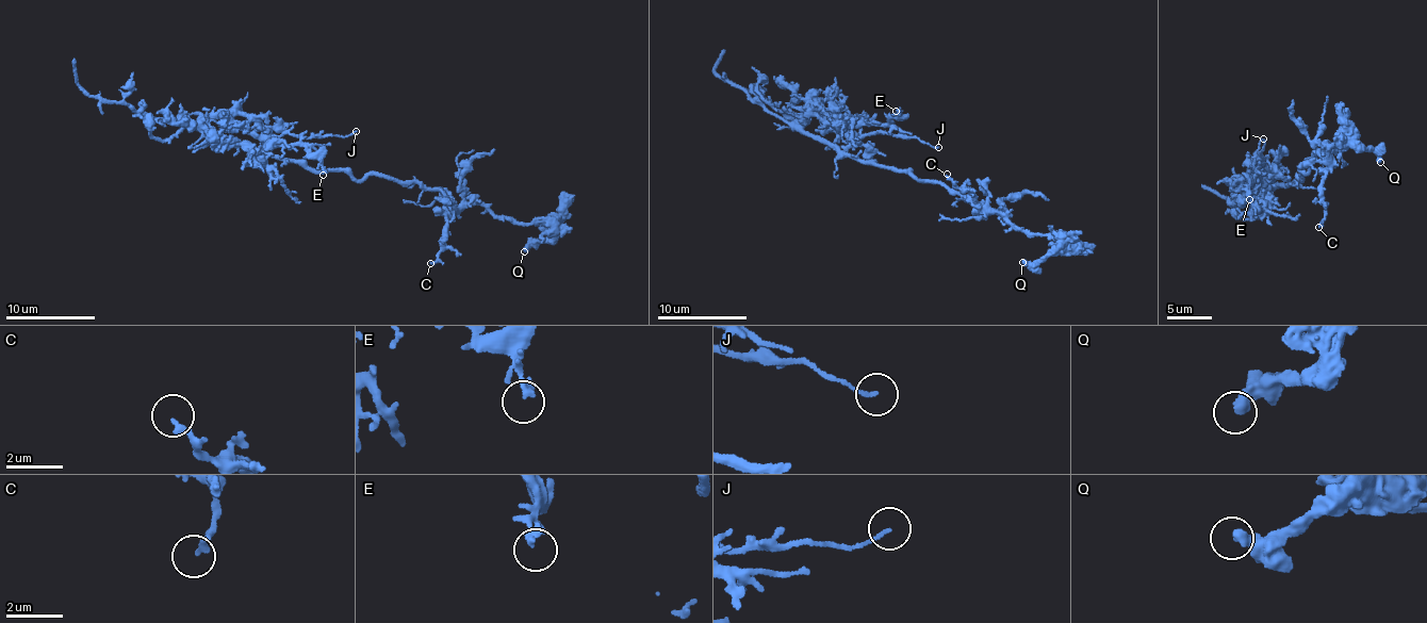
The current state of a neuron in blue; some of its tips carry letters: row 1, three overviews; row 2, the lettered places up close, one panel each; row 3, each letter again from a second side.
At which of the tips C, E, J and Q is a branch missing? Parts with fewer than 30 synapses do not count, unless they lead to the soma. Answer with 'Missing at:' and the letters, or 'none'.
Missing at: none

